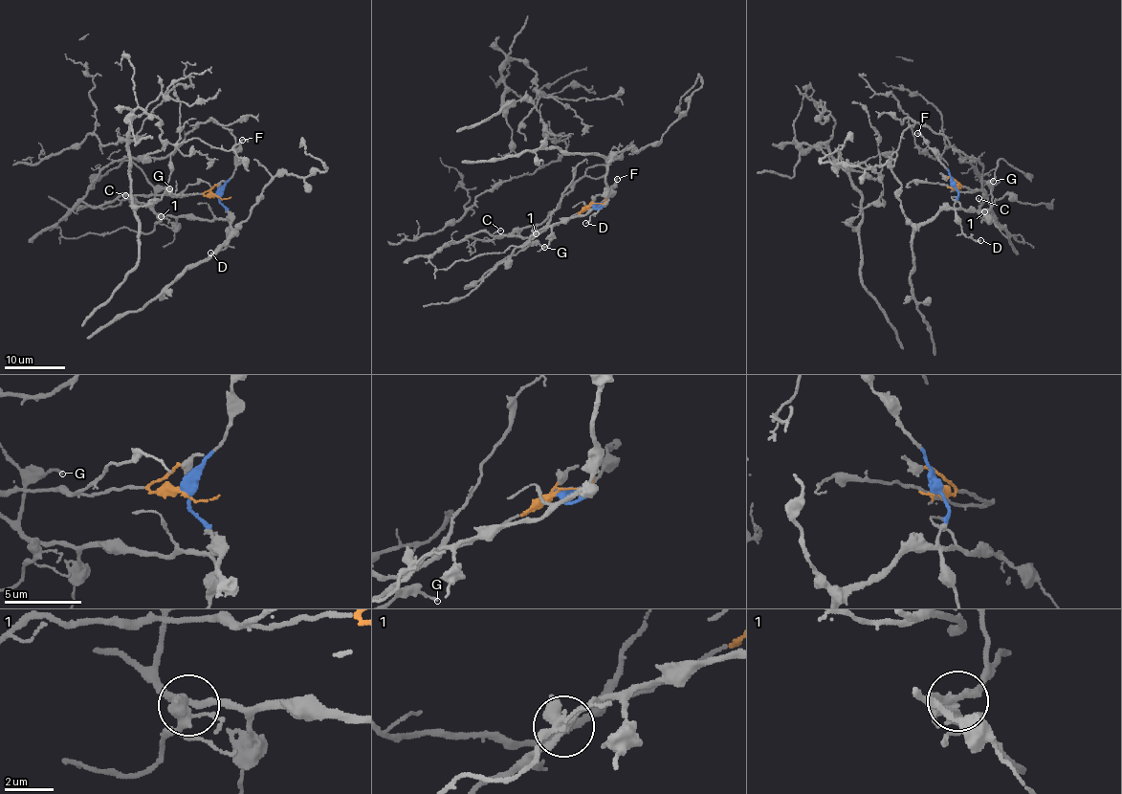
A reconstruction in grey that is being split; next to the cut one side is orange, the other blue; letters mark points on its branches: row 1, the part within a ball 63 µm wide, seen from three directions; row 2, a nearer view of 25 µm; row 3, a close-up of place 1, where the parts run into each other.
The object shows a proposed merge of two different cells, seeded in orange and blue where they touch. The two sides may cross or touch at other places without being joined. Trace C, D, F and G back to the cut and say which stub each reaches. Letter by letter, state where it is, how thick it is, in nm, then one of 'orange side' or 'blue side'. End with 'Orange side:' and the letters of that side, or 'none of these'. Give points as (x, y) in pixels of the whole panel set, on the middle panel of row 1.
C: place (500, 231); calibre 100 nm; orange side
D: place (585, 223); calibre 150 nm; blue side
F: place (617, 179); calibre 200 nm; blue side
G: place (544, 247); calibre 180 nm; blue side
Orange side: C

